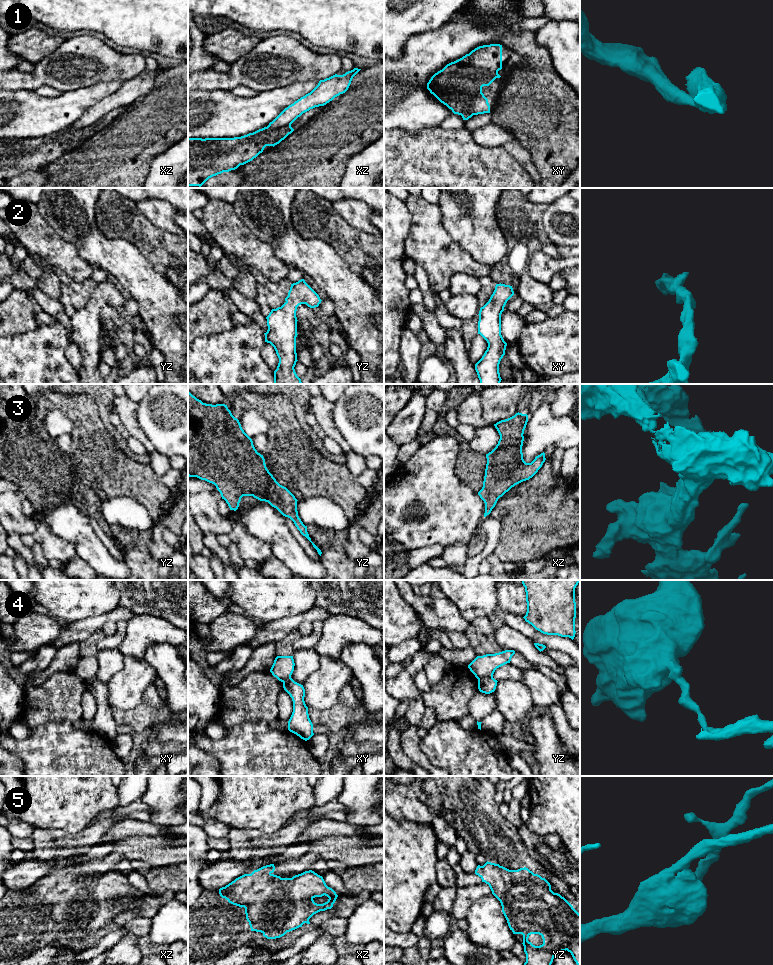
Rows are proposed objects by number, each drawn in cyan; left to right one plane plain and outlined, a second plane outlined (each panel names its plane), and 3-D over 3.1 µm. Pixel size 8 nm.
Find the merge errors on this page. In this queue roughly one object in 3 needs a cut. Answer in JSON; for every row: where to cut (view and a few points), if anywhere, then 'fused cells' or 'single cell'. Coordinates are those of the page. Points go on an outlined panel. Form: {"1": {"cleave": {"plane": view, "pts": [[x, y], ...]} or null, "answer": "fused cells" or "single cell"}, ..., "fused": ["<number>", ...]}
{"1": {"cleave": {"plane": "xz", "pts": [[290, 124], [275, 129], [267, 128]]}, "answer": "fused cells"}, "2": {"cleave": null, "answer": "single cell"}, "3": {"cleave": null, "answer": "single cell"}, "4": {"cleave": {"plane": "yz", "pts": [[492, 676], [486, 676], [478, 680]]}, "answer": "fused cells"}, "5": {"cleave": null, "answer": "single cell"}, "fused": ["1", "4"]}

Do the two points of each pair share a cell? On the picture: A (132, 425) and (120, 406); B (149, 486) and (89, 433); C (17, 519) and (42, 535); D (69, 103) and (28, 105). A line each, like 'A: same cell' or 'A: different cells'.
A: same cell
B: same cell
C: different cells
D: same cell

